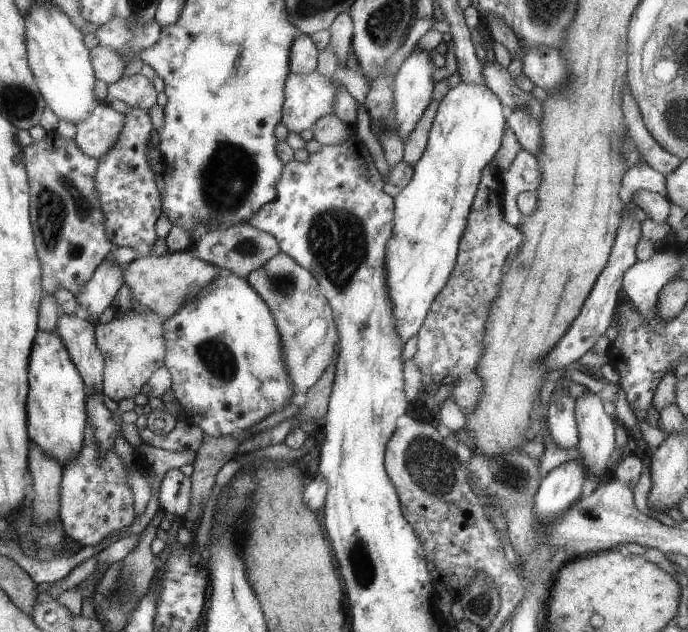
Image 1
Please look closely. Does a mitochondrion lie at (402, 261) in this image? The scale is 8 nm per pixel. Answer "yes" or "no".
no

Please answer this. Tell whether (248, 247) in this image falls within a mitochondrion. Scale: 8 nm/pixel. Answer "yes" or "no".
yes

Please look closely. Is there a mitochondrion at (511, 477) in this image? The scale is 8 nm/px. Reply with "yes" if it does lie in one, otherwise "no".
yes

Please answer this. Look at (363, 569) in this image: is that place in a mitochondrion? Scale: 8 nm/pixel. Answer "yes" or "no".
yes

